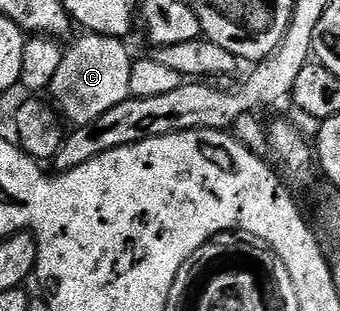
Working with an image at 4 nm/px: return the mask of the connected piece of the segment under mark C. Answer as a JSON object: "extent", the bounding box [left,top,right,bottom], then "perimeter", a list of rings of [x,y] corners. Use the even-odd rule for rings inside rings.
{"extent":[50,34,134,126],"perimeter":[[[91,34],[81,35],[81,40],[71,49],[65,51],[62,58],[62,66],[58,66],[58,74],[54,74],[54,82],[50,89],[51,103],[58,109],[59,115],[69,120],[69,125],[79,126],[92,124],[106,110],[114,110],[122,101],[130,95],[130,70],[134,59],[133,53],[128,53],[128,48],[119,36],[94,36]]]}

